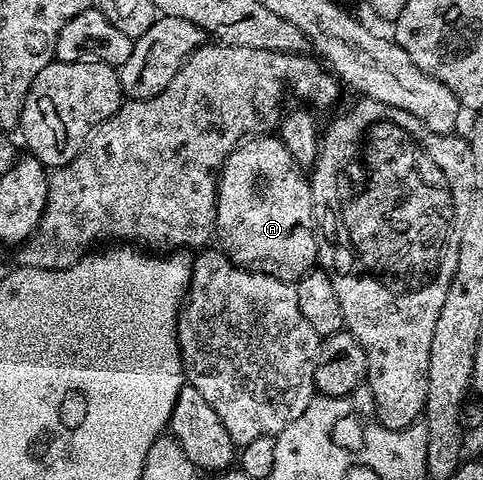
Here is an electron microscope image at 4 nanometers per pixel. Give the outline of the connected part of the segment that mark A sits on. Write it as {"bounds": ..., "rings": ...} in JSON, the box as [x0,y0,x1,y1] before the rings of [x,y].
{"bounds":[216,138,318,283],"rings":[[[248,138],[233,150],[222,165],[216,204],[216,242],[222,253],[227,254],[237,266],[255,270],[258,274],[271,274],[285,282],[297,283],[309,270],[315,269],[318,260],[318,236],[314,225],[310,179],[304,173],[303,167],[292,160],[281,138]]]}

